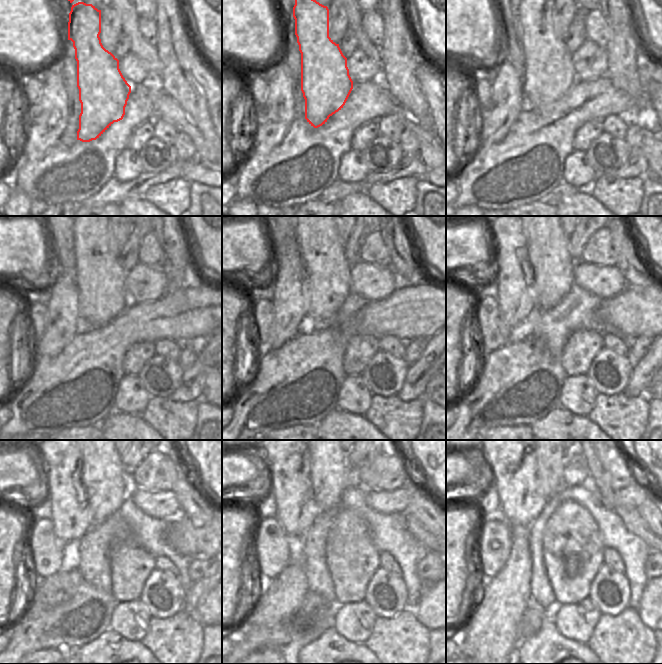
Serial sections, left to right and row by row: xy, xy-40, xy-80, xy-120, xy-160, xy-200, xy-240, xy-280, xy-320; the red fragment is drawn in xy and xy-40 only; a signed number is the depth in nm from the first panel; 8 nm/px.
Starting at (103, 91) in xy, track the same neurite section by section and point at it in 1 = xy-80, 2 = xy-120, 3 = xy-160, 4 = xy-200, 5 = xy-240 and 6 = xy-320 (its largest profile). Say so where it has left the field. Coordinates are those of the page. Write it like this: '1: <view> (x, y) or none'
1: xy-80 (549, 74)
2: xy-120 (100, 280)
3: xy-160 (328, 284)
4: xy-200 (554, 269)
5: xy-240 (104, 477)
6: xy-320 (547, 477)

